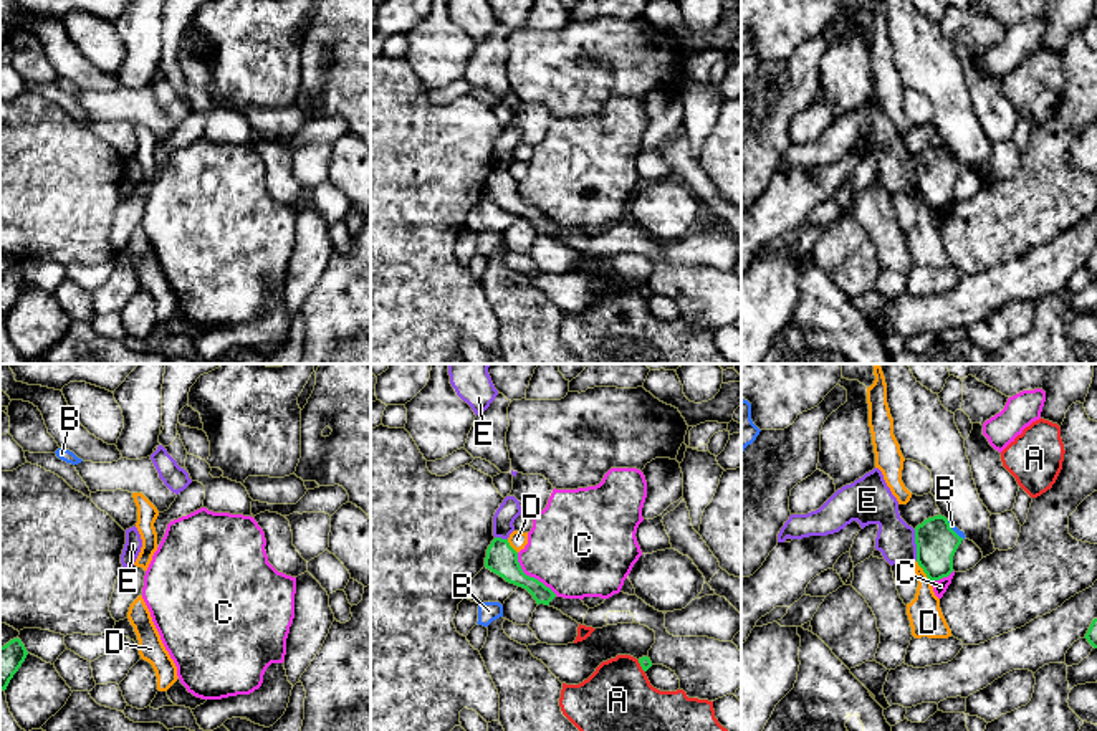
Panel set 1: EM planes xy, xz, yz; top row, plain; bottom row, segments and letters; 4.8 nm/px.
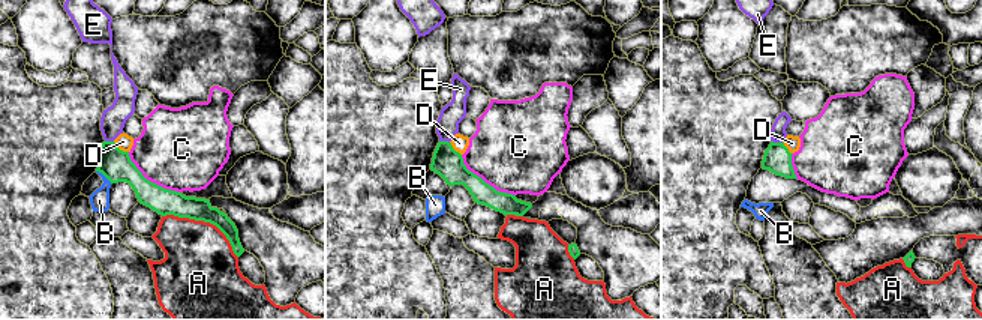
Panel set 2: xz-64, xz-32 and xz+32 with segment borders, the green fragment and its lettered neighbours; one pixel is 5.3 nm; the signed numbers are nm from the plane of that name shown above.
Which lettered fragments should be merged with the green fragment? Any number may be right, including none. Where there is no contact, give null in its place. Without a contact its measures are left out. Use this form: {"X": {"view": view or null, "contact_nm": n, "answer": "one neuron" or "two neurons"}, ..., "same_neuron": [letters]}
{"A": {"view": "xz", "contact_nm": 70, "answer": "two neurons"}, "B": {"view": "yz", "contact_nm": 130, "answer": "two neurons"}, "C": {"view": "xz", "contact_nm": 280, "answer": "two neurons"}, "D": {"view": "yz", "contact_nm": 130, "answer": "two neurons"}, "E": {"view": "yz", "contact_nm": 150, "answer": "two neurons"}, "same_neuron": []}

